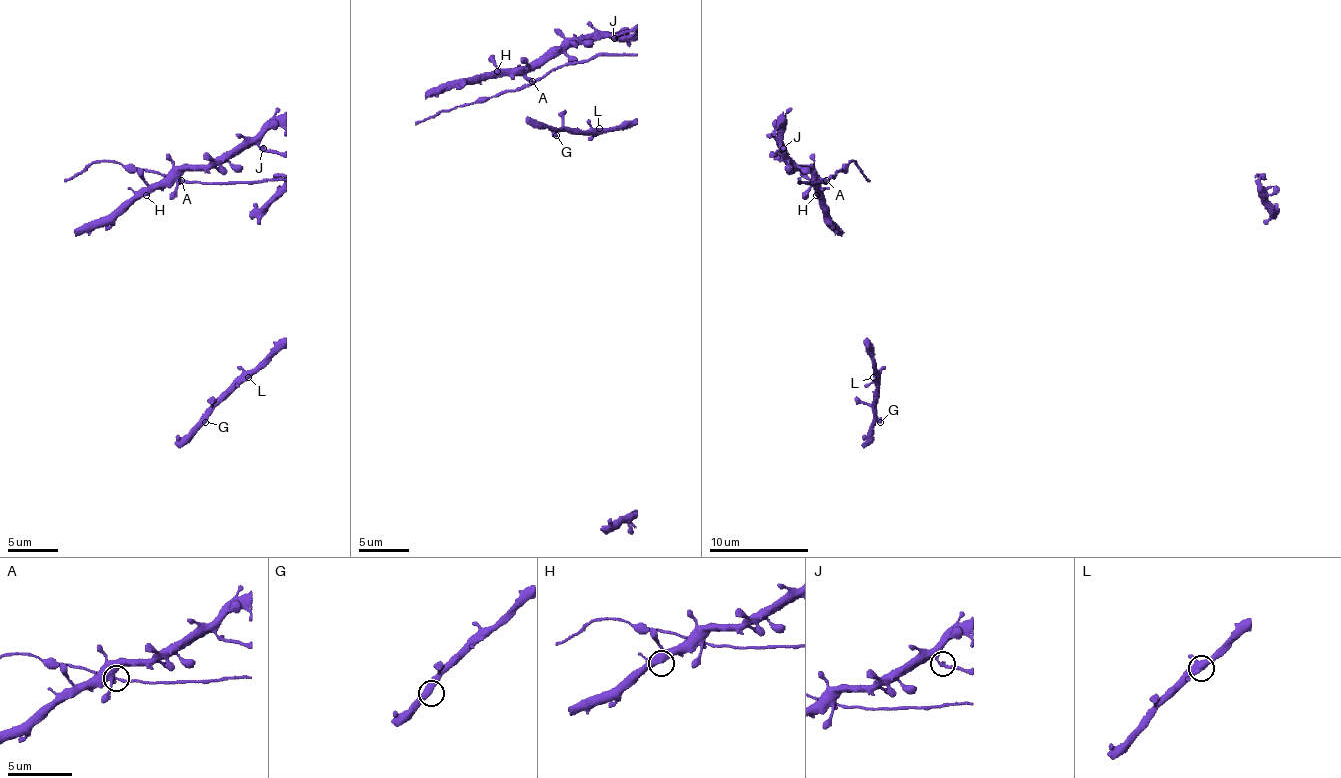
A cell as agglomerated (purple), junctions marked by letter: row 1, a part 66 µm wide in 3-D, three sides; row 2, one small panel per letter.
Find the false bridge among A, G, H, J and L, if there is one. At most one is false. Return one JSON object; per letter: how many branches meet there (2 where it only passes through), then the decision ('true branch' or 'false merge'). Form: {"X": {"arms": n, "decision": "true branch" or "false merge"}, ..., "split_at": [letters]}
{"A": {"arms": 3, "decision": "true branch"}, "G": {"arms": 2, "decision": "true branch"}, "H": {"arms": 3, "decision": "true branch"}, "J": {"arms": 2, "decision": "true branch"}, "L": {"arms": 4, "decision": "true branch"}, "split_at": []}

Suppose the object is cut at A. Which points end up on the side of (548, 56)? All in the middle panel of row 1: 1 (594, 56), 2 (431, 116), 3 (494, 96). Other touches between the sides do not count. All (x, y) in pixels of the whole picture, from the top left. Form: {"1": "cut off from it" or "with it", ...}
{"1": "cut off from it", "2": "cut off from it", "3": "cut off from it"}

